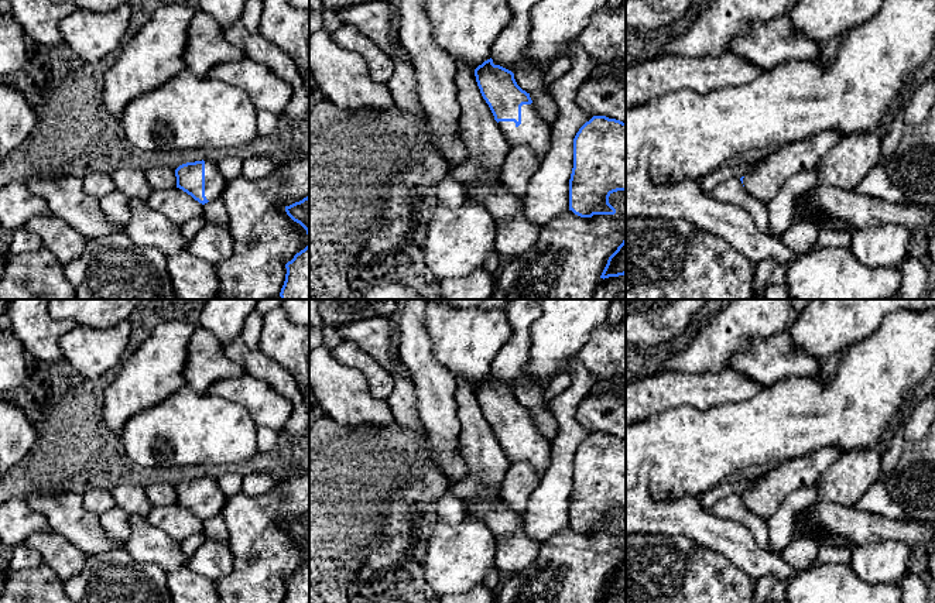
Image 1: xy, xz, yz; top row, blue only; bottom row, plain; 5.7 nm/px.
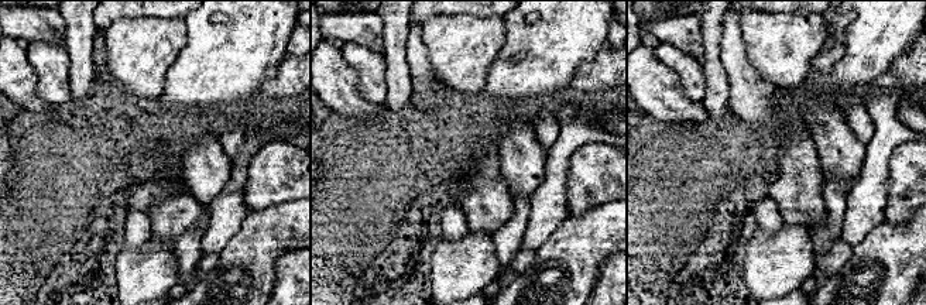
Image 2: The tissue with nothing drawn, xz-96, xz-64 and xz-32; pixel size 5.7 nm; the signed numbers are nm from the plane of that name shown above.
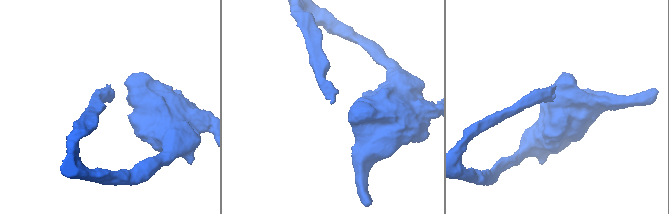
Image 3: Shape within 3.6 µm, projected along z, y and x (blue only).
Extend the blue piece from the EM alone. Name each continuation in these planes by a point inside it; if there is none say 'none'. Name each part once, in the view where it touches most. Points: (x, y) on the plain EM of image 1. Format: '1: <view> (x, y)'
1: xz (533, 448)

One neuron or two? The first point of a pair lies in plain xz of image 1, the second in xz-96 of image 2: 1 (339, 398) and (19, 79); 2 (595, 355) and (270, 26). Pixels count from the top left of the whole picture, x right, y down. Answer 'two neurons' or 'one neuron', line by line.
1: one neuron
2: two neurons

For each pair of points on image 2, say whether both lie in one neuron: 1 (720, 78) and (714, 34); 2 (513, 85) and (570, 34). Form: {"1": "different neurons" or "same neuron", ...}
{"1": "same neuron", "2": "same neuron"}

